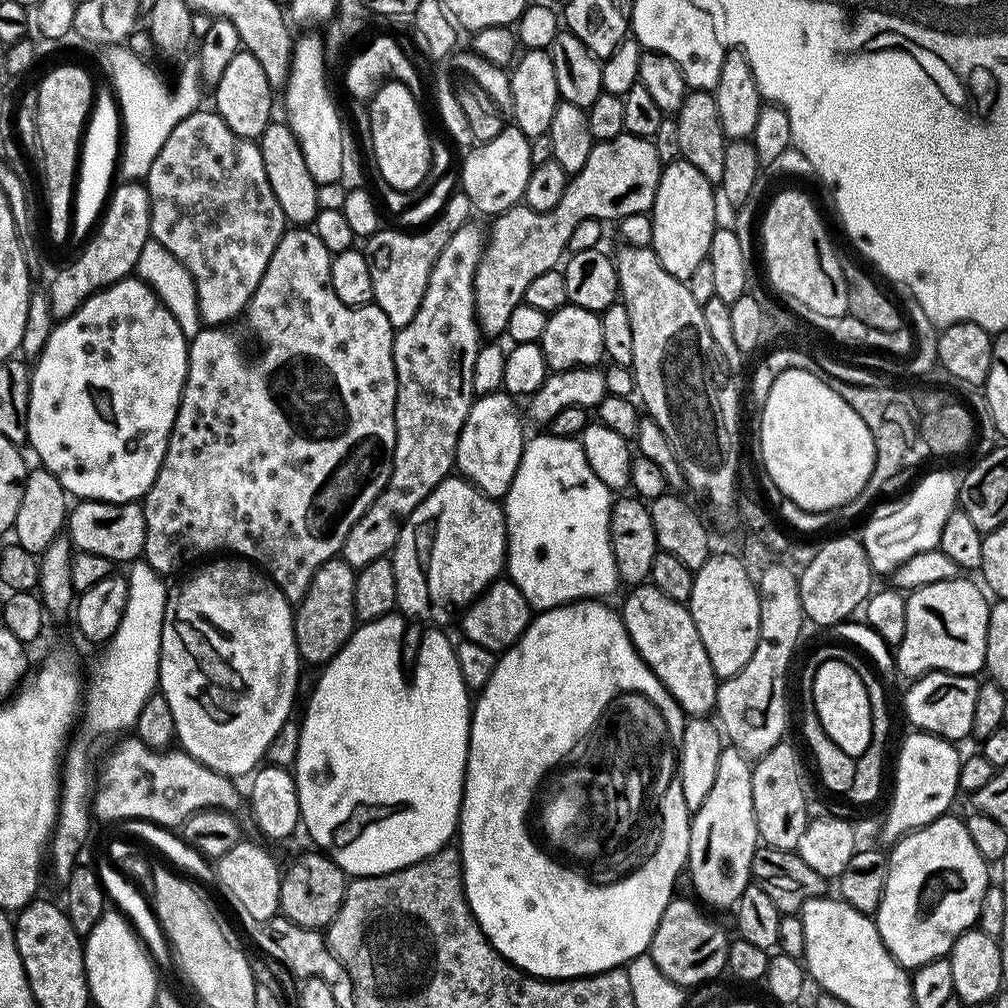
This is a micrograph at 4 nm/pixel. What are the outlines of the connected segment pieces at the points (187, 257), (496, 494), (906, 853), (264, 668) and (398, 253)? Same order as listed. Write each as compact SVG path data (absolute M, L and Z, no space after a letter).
M197 110L191 112L186 118L182 118L182 122L178 122L178 126L170 130L170 138L162 142L162 150L158 150L158 158L150 162L150 170L146 177L146 187L150 198L150 236L151 239L162 242L162 246L166 246L166 250L170 250L174 258L184 261L184 265L190 270L198 294L201 321L208 326L228 326L233 323L231 320L235 316L245 315L258 282L262 282L262 274L266 274L270 254L274 254L274 246L278 246L278 242L284 237L286 221L282 214L282 206L278 206L278 198L274 198L274 190L270 190L270 178L266 178L266 166L262 162L259 143L256 140L248 140L245 136L234 134L234 130L226 126L226 122L215 110L204 111Z
M503 390L476 396L458 438L455 471L478 491L493 498L503 498L510 490L510 482L514 482L514 474L526 443L524 424L520 421L516 404L517 401Z
M945 814L907 836L900 837L887 853L888 873L886 890L878 910L874 913L880 940L905 970L921 968L926 962L947 957L960 935L977 927L988 880L989 861L978 854L978 846L970 839L970 830L963 819Z
M212 558L201 563L196 570L197 572L193 576L186 577L177 586L176 592L174 588L165 603L165 620L162 622L162 642L160 643L160 682L158 688L170 704L170 711L176 727L175 739L178 741L179 747L191 754L198 762L202 762L206 767L213 768L215 772L220 772L224 776L241 778L240 776L246 775L245 777L247 777L267 757L270 742L274 742L274 734L278 734L278 730L282 730L284 723L293 715L292 703L296 700L296 687L300 684L300 668L302 669L302 661L298 654L298 646L294 638L294 626L292 625L294 608L288 603L279 586L269 576L264 575L251 560Z
M463 190L445 199L443 208L436 213L434 219L427 226L419 230L401 230L399 227L381 227L379 232L367 237L366 246L362 251L366 262L370 266L370 278L374 282L372 298L380 307L382 314L392 323L393 329L405 328L418 314L418 306L426 294L426 286L430 282L430 270L434 270L434 262L438 262L438 254L442 254L442 246L454 238L454 230L458 226L469 223L474 209L470 198Z

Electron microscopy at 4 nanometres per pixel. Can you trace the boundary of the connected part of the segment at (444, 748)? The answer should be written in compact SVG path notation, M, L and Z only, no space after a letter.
M400 614L391 616L383 616L377 620L369 620L361 623L352 636L342 646L342 650L338 650L338 654L329 664L323 665L320 676L320 681L316 684L316 689L312 692L312 697L308 700L308 709L304 712L304 720L300 724L300 745L298 746L298 758L294 765L294 775L296 778L296 789L298 790L298 802L300 803L300 819L302 821L303 831L308 831L308 836L313 840L315 847L319 851L325 853L331 858L338 867L345 872L349 877L355 878L358 876L377 876L378 874L386 874L393 872L399 868L410 866L414 862L418 862L422 858L426 858L430 854L434 854L439 848L445 847L449 843L448 840L457 835L458 825L460 823L460 803L462 802L462 794L464 793L464 771L466 770L466 758L468 757L468 731L472 725L472 708L470 707L470 689L466 686L466 682L462 682L462 670L458 670L458 658L456 657L456 644L453 641L448 641L447 631L441 630L439 627L432 626L427 630L428 633L420 640L420 649L416 652L416 665L412 668L412 677L407 680L404 677L404 664L400 661L400 651L404 648L404 623L405 617Z

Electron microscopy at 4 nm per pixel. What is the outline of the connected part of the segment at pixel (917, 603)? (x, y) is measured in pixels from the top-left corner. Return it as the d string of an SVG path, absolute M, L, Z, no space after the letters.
M964 579L934 582L907 593L906 634L894 648L896 668L902 675L919 678L928 672L953 672L976 676L985 671L990 600L979 583Z

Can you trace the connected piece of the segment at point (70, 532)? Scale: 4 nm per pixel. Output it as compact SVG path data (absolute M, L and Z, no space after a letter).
M80 500L71 505L66 521L66 535L72 542L73 549L102 554L113 562L131 562L144 551L146 542L146 518L139 503L111 504L105 500Z

